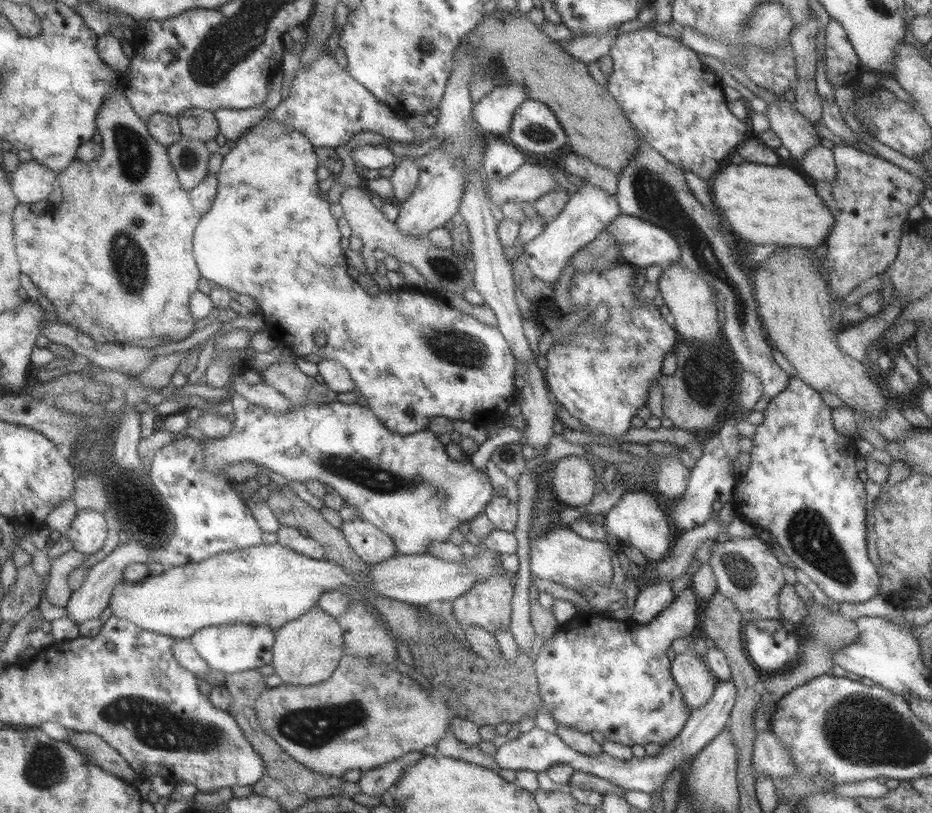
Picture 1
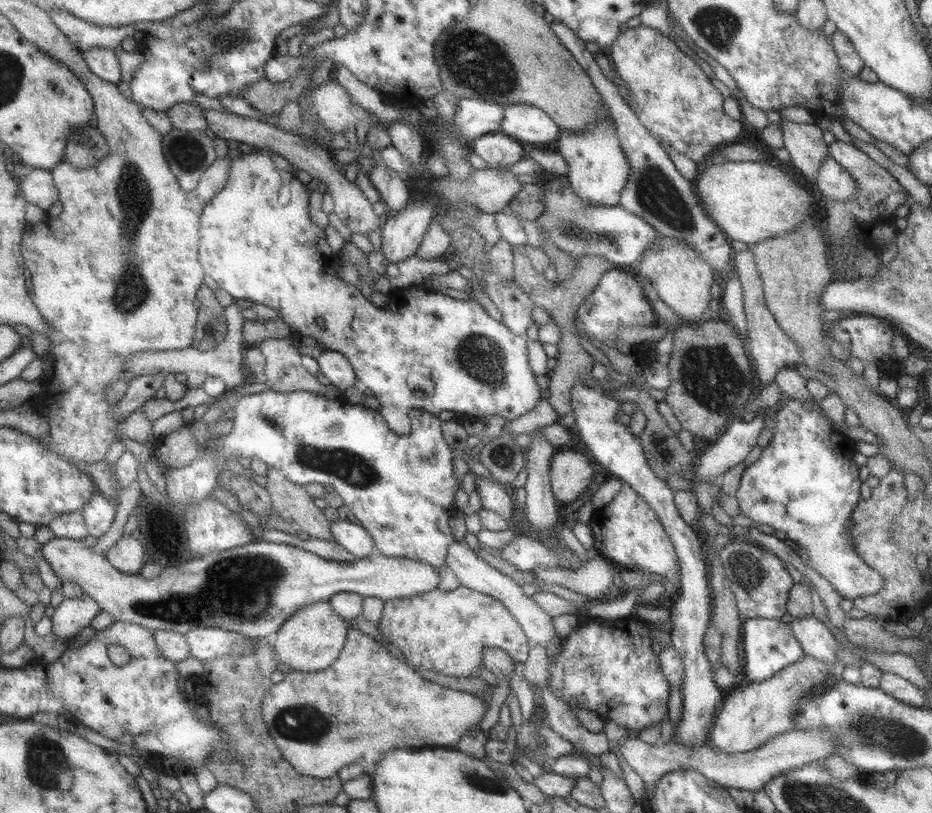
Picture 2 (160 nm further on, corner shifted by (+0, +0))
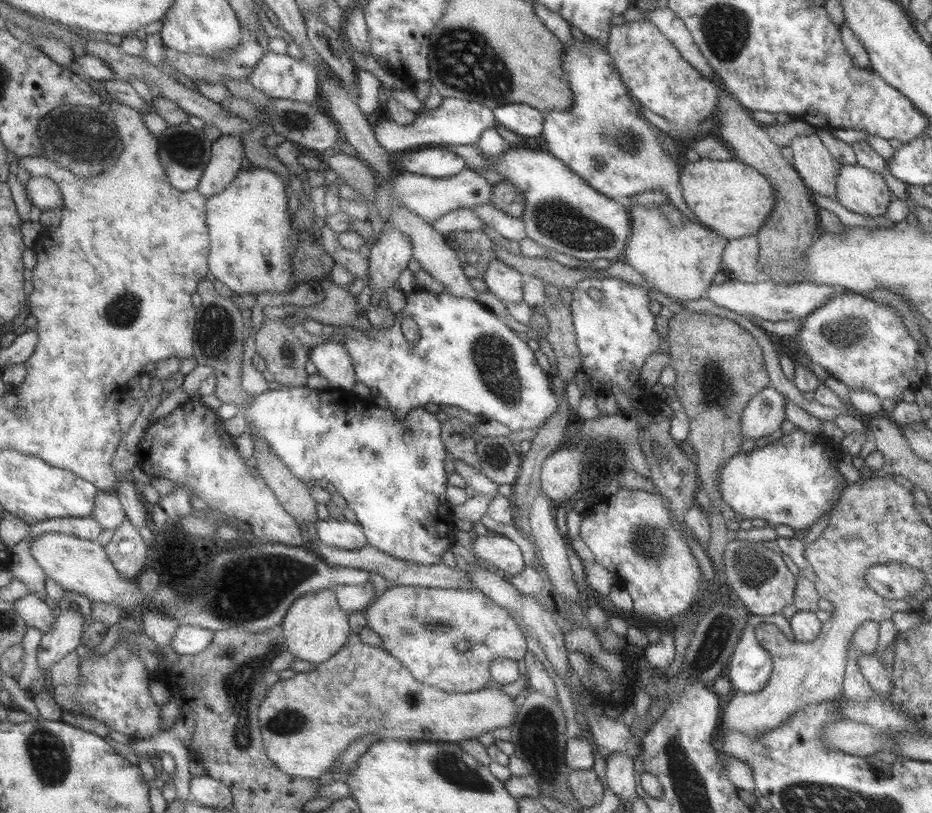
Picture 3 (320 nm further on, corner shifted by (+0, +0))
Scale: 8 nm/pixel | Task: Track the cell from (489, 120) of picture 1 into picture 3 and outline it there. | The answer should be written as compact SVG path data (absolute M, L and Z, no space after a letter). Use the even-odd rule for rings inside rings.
M442 97L441 104L433 109L421 109L413 122L407 126L399 126L399 123L376 122L373 128L375 141L387 153L395 154L427 146L456 147L458 145L475 146L481 134L494 126L493 112L487 106L474 101L460 100L459 98Z

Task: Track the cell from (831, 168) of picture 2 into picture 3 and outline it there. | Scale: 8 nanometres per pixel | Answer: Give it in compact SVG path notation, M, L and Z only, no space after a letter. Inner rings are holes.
M857 164L841 165L837 169L837 179L835 179L835 200L844 206L849 212L855 212L859 216L886 216L887 205L893 198L891 191L887 190L887 185L879 174L867 170Z

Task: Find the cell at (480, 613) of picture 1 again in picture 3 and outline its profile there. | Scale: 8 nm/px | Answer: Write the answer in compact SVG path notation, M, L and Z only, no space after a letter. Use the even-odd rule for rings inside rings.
M388 586L385 592L382 592L381 596L379 596L373 604L369 604L369 608L366 608L363 611L363 614L365 621L367 622L366 626L381 638L382 649L384 649L390 656L393 656L393 659L399 660L399 663L409 670L411 676L413 676L417 682L442 690L443 692L464 693L482 689L489 684L490 680L492 680L490 677L489 665L491 665L491 661L493 661L493 659L503 657L513 661L523 660L525 650L527 650L525 637L520 632L520 628L510 617L508 610L494 604L489 598L487 598L487 596L484 596L478 591L422 588L419 586Z

